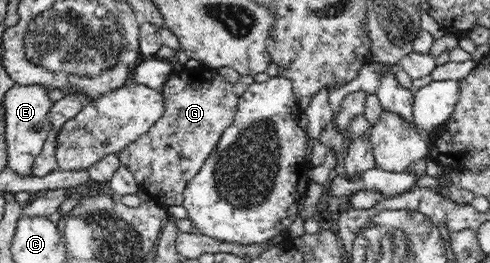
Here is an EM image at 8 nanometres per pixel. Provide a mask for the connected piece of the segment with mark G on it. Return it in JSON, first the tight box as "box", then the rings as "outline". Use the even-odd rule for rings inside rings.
{"box":[118,63,239,208],"outline":[[[191,63],[169,76],[162,92],[164,113],[148,132],[118,154],[150,200],[165,208],[182,206],[186,186],[216,150],[226,128],[236,120],[239,97],[232,86],[218,69],[201,63]]]}

